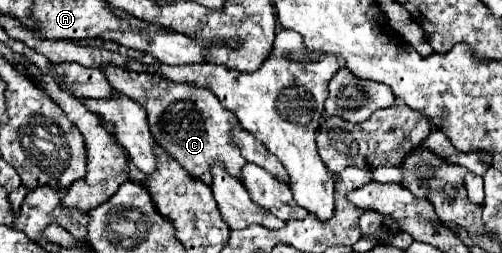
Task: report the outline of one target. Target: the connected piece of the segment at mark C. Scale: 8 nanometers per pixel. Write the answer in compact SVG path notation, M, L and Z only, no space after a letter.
M117 66L101 68L107 74L107 80L115 90L129 96L137 104L141 104L147 112L149 130L153 132L153 140L175 158L191 176L211 184L211 168L221 164L235 178L241 178L241 168L247 164L239 154L237 144L233 144L233 128L239 126L237 116L225 110L217 96L207 88L195 88L191 84L175 84L169 80L161 80L153 74L137 74Z

